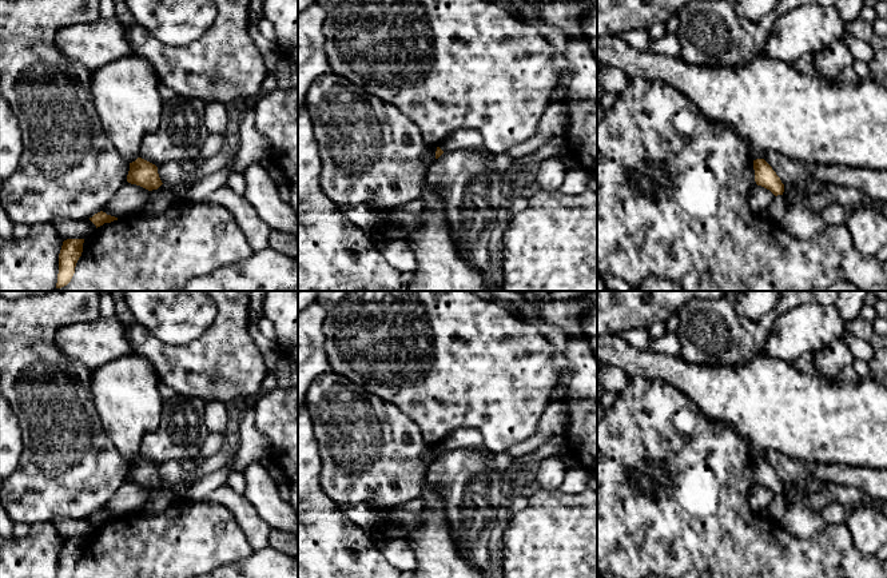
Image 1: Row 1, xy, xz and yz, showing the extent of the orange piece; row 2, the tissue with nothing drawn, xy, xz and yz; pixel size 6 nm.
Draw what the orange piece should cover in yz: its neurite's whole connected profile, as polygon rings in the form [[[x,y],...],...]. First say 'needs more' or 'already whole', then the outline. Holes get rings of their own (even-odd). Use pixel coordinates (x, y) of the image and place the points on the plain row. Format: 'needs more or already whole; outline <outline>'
already whole; outline [[[764,458],[753,459],[753,469],[755,469],[755,481],[757,485],[769,489],[775,495],[783,494],[784,483]]]

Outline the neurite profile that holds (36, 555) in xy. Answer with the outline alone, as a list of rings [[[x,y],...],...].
[[[49,522],[32,525],[23,539],[0,535],[0,578],[57,578],[63,541]]]

